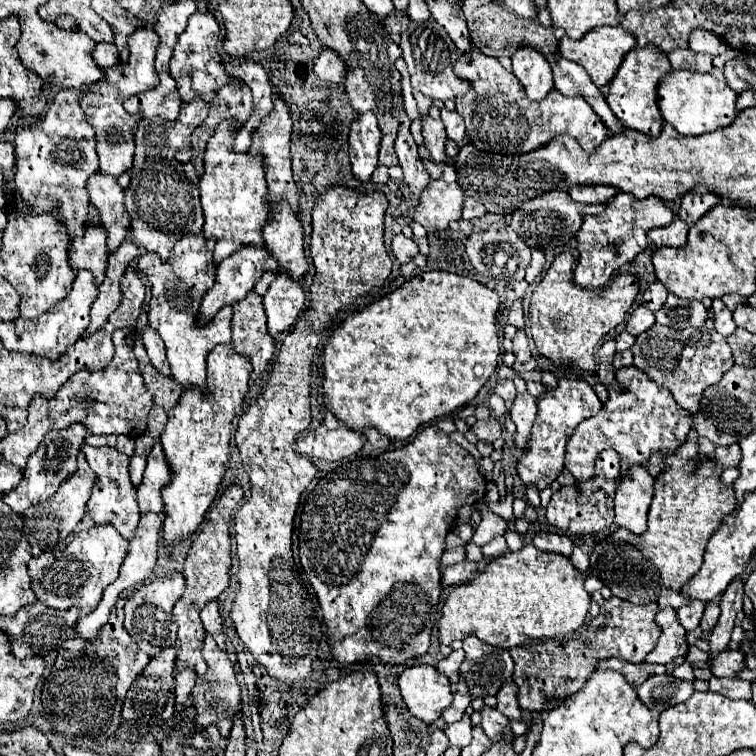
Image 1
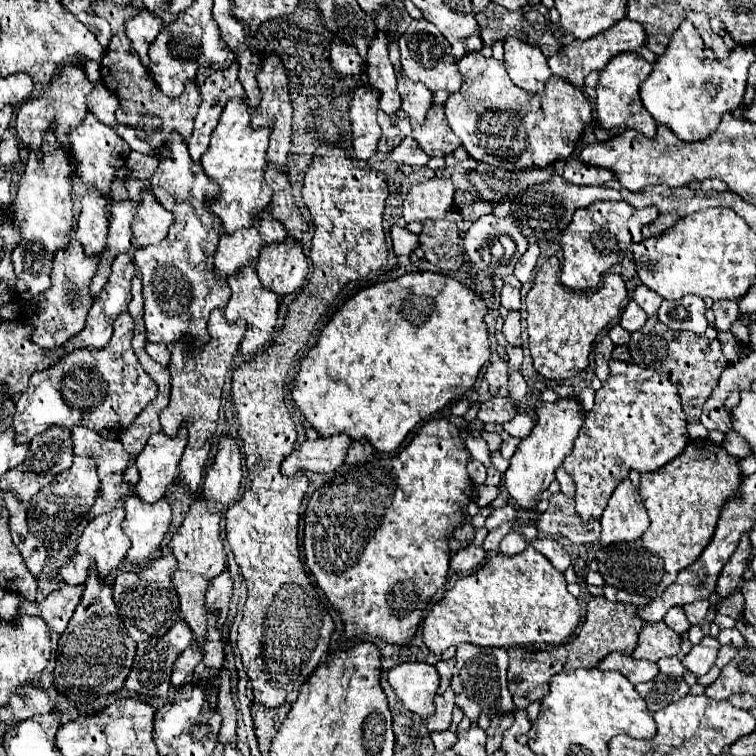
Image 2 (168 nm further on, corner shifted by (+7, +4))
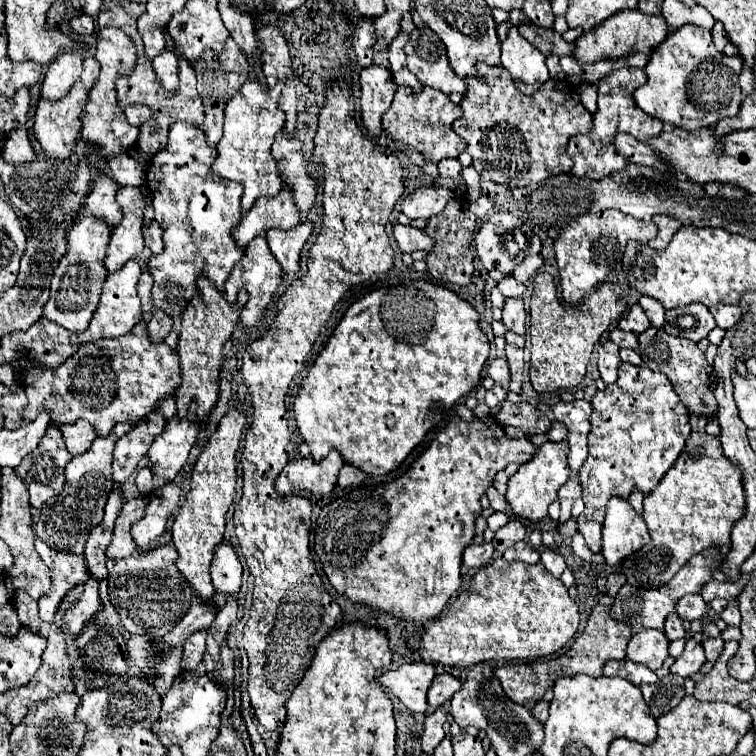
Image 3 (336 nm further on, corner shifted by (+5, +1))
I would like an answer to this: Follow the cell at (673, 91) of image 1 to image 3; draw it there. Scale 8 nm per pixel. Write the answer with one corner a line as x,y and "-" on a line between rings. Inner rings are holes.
682,26
654,48
648,66
648,80
634,92
636,104
650,116
694,132
716,126
726,116
736,116
742,104
738,76
744,68
742,56
726,56
714,48
712,34
700,26

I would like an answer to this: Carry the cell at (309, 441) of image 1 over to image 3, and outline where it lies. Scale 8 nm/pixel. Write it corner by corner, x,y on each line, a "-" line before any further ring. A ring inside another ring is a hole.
332,450
326,458
318,462
314,462
310,456
290,460
276,478
276,490
280,494
330,494
336,486
342,464
344,458
338,450

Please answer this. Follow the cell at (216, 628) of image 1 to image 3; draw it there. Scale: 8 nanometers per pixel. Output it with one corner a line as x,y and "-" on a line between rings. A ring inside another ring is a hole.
222,542
222,546
216,550
210,574
218,594
236,596
242,582
242,564
238,562
238,556
228,542

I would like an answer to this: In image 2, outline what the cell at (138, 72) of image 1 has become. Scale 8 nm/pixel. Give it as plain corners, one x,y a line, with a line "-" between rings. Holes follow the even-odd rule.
142,9
130,21
126,21
126,33
144,65
148,65
148,47
154,41
154,37
158,35
158,31
162,29
162,25
164,25
164,21
146,9

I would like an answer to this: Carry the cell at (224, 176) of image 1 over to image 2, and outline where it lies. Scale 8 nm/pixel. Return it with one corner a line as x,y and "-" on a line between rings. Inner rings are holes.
232,99
232,101
226,103
226,107
224,107
224,111
220,115
220,123
216,125
216,129
212,133
210,147
208,147
208,151
200,159
206,175
220,185
220,195
214,201
208,201
208,205
210,205
210,211
216,217
222,219
222,225
224,225
226,233
234,233
238,229
252,227
256,223
256,213
270,205
272,195
270,195
270,187
266,187
266,181
264,181
266,149
268,149
268,135
270,135
268,129
270,127
266,127
264,131
254,131
252,125
250,125
250,107
246,105
246,101

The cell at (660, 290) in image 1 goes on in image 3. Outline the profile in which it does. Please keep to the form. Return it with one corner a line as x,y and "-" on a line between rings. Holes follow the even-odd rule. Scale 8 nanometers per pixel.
640,296
638,304
644,308
644,312
646,312
646,316
648,316
648,320
650,320
652,326
660,328
664,324
664,312
666,310
658,304
658,300
654,300
650,296

